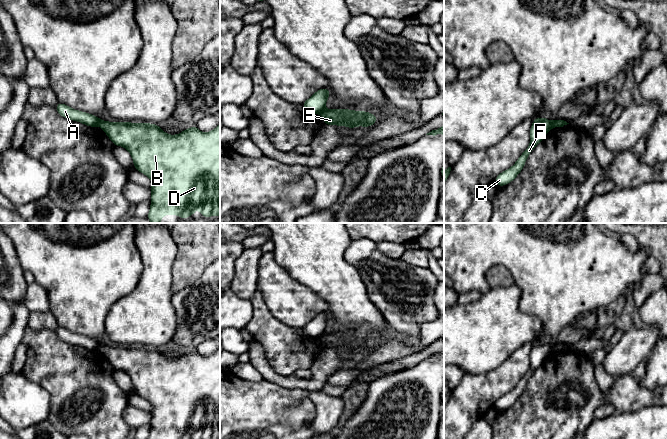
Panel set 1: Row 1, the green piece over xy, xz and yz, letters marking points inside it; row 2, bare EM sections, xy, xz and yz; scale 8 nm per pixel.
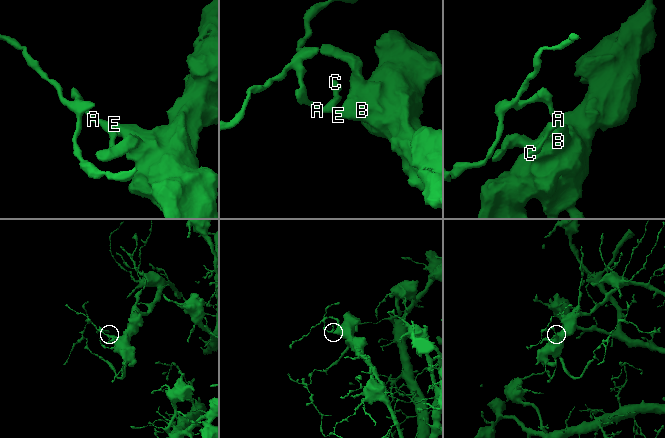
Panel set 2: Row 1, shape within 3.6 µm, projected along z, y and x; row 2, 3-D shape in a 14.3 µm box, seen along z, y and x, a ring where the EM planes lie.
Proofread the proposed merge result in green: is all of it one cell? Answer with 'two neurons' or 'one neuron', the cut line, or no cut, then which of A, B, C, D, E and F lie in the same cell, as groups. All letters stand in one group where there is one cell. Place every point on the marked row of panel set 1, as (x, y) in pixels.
two neurons; cut yz (555, 119), (553, 125); groups A C F / B D E

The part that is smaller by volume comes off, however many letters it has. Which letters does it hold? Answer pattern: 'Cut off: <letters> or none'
Cut off: A, C, F

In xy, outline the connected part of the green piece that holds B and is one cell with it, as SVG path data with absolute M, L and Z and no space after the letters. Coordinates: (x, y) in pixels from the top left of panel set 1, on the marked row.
M100 120L99 125L114 146L122 146L129 151L134 169L151 179L151 206L147 215L151 223L161 223L164 215L178 215L181 219L191 217L197 208L200 209L202 217L220 217L220 123L208 133L203 133L193 126L177 135L169 135L158 125L151 123Z

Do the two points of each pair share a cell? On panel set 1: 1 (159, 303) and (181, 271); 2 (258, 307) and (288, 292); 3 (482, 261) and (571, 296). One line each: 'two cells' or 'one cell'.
1: two cells
2: two cells
3: one cell

